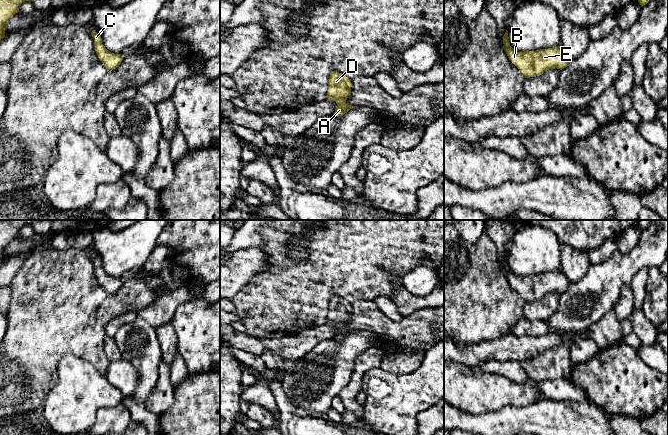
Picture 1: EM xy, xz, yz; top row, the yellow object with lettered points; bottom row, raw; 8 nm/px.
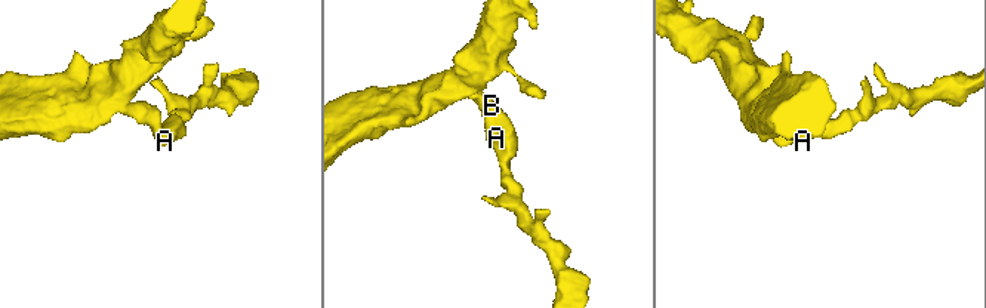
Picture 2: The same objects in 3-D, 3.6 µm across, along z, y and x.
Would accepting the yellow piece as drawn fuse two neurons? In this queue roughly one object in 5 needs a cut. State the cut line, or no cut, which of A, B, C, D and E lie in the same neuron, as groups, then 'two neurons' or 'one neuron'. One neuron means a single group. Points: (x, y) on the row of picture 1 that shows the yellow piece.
cut none; groups A B C D E; one neuron

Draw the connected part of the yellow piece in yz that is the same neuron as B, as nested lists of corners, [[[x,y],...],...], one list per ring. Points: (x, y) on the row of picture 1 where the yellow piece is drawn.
[[[506,30],[503,36],[503,44],[509,60],[525,76],[530,78],[542,75],[549,69],[564,69],[572,60],[562,46],[540,49],[536,51],[517,52],[511,46]]]

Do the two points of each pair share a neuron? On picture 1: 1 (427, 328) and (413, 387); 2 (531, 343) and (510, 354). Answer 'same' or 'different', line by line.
1: different
2: same

